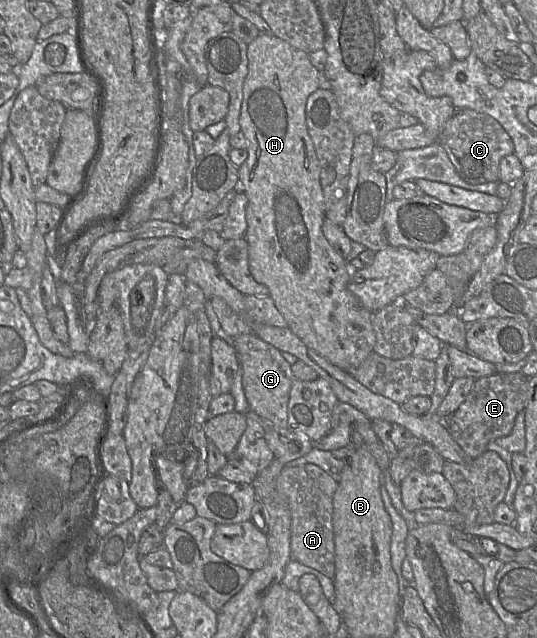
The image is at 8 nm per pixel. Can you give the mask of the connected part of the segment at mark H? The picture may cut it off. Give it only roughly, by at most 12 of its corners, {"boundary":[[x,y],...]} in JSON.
{"boundary":[[247,45],[238,168],[249,269],[349,372],[373,313],[322,232],[309,55]]}

